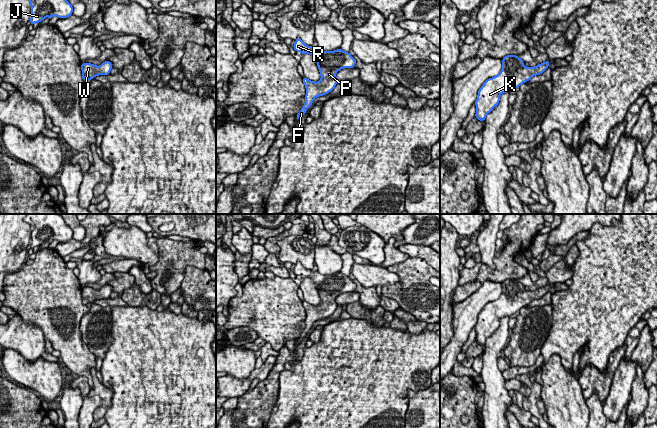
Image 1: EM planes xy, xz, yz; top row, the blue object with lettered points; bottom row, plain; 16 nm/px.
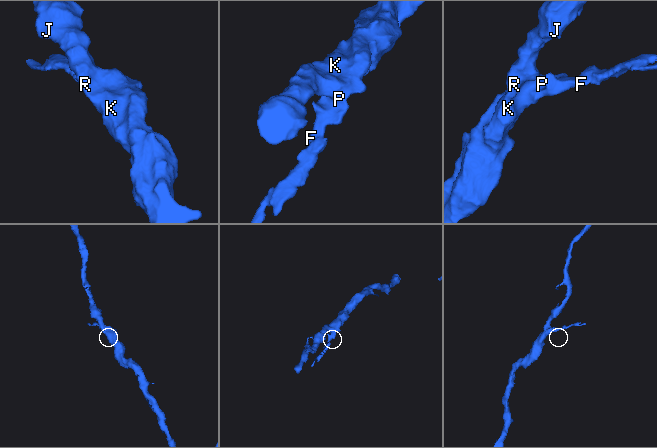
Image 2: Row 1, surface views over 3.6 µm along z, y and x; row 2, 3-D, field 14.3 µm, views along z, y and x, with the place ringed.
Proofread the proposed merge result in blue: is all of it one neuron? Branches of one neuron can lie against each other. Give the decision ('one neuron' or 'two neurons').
one neuron

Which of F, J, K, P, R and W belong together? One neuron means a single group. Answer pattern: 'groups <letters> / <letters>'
groups F J K P R W

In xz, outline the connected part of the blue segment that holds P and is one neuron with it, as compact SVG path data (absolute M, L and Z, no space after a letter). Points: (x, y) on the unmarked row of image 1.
M300 262L295 264L293 272L301 278L311 278L317 286L321 299L321 303L318 306L303 301L306 319L305 328L296 339L296 344L299 344L312 329L316 321L326 319L335 312L338 305L336 297L344 292L355 291L356 284L349 276L343 275L341 272L334 275L322 275L318 271L313 272L306 269Z

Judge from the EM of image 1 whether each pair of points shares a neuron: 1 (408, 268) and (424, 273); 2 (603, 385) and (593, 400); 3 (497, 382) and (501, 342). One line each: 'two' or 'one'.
1: one
2: two
3: one

